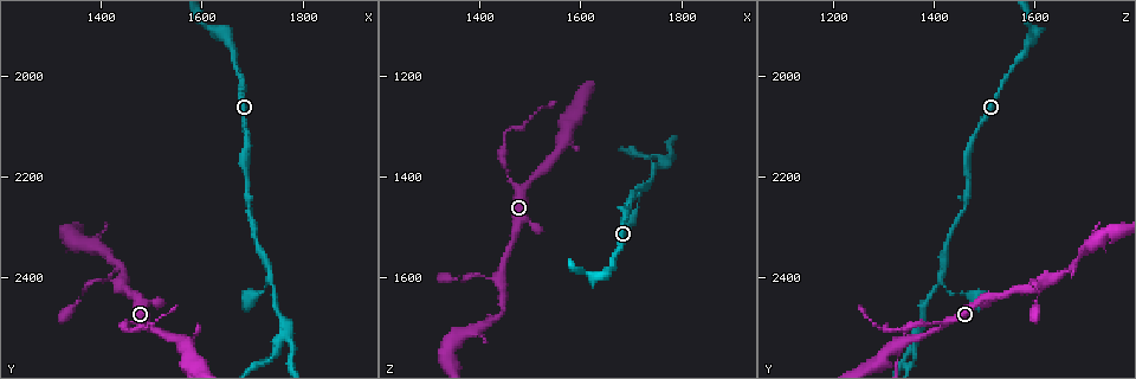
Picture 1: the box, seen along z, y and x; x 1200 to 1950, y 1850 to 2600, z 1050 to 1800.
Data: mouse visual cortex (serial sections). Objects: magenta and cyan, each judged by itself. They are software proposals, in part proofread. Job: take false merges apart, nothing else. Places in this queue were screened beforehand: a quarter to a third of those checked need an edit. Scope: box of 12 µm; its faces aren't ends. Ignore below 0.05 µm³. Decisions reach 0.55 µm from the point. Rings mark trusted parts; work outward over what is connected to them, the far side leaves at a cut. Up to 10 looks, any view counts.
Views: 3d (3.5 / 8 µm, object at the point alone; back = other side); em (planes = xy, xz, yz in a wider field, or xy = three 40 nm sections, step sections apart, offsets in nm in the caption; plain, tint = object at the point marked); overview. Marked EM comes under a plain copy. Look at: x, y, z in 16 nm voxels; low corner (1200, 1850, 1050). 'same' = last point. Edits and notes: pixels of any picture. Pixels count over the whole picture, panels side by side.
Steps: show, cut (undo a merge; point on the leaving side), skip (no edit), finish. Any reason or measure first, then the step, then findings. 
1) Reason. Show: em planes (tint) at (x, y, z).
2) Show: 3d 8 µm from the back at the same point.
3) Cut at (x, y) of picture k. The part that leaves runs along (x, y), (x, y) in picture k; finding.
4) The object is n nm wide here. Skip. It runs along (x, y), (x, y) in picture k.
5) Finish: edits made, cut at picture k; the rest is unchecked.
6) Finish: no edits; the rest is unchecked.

Sharp bend. Show: 3d 3.5 µm at (1575, 2560, 1295).

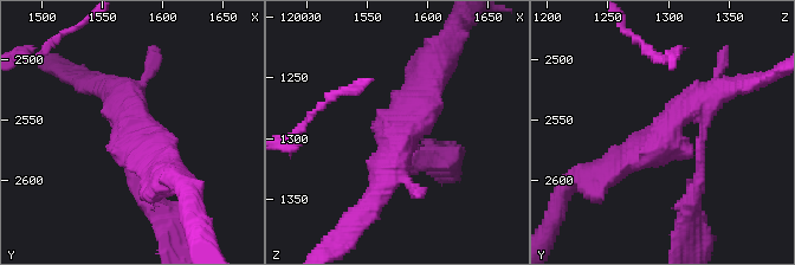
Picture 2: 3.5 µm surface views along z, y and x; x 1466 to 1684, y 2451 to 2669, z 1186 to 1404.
Need the tissue. Show: em xy step 5 (tint) at (1576, 2560, 1298).

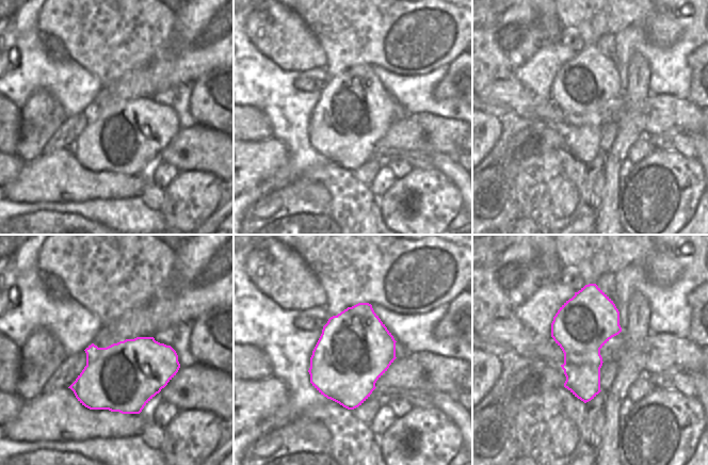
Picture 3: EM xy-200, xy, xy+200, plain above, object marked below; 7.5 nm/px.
Skip. It runs along (721, 88), (609, 175) in picture 2; continuous, no second cell.

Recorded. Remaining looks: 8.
A narrow waist. Show: 3d 8 µm at (1455, 2495, 1400).

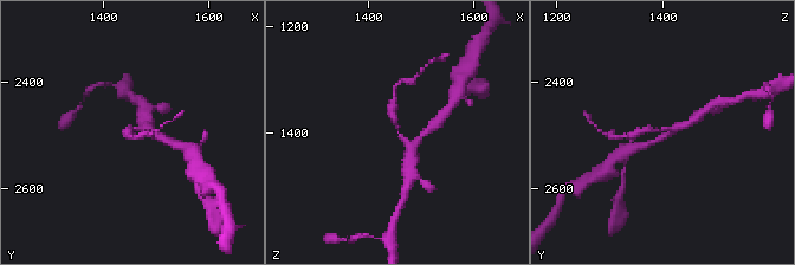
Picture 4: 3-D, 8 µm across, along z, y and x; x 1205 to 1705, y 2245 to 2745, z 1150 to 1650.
Show: 3d 3.5 µm at (1460, 2485, 1395).

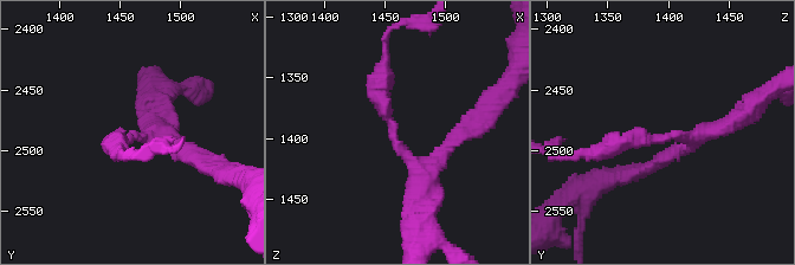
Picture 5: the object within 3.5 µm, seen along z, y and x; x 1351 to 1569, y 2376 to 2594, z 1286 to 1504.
The arms are 250, 250 nm wide; now the EM. Show: em xy step 3 (tint) at (1456, 2490, 1398).

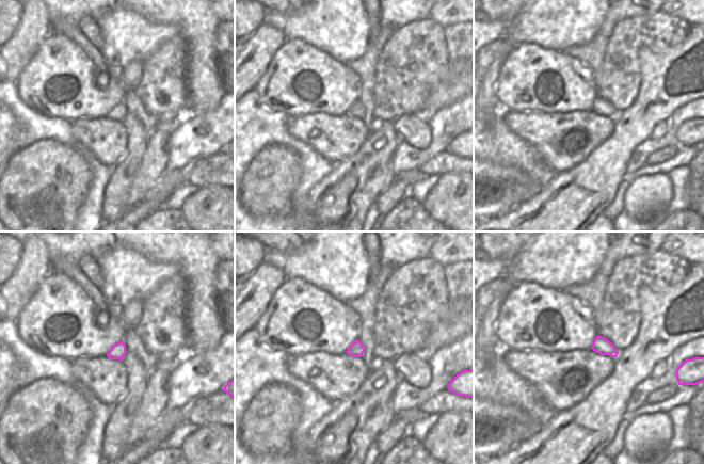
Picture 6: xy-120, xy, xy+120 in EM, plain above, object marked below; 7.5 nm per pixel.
The object is 110 nm wide here. Cut at (380, 98) of picture 5. The part that leaves runs along (393, 140), (379, 97), (389, 31) in picture 5; two cells meet here.

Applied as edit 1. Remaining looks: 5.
Sharp bend. Show: 3d 8 µm from the back at (1740, 2405, 1410).

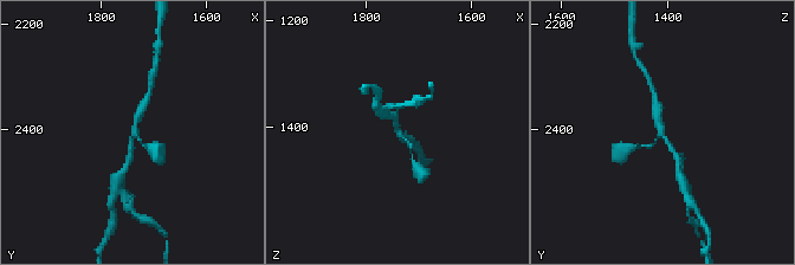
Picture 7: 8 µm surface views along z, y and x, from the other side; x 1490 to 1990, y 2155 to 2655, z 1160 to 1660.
Show: 3d 3.5 µm from the back at (1735, 2410, 1415).

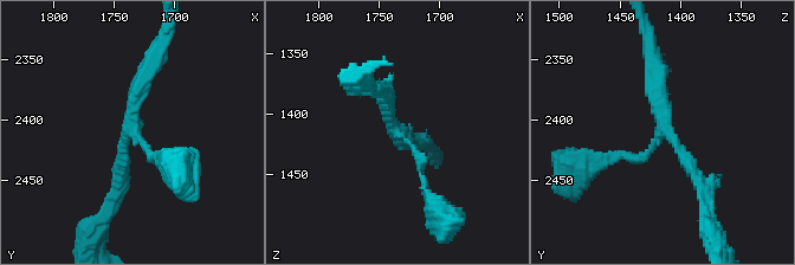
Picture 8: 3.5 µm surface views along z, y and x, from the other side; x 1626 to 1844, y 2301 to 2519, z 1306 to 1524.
3 arms meet here; the arms are 100, 200, 200 nm wide. Show: em xy step 2 (tint) at (1736, 2408, 1414).

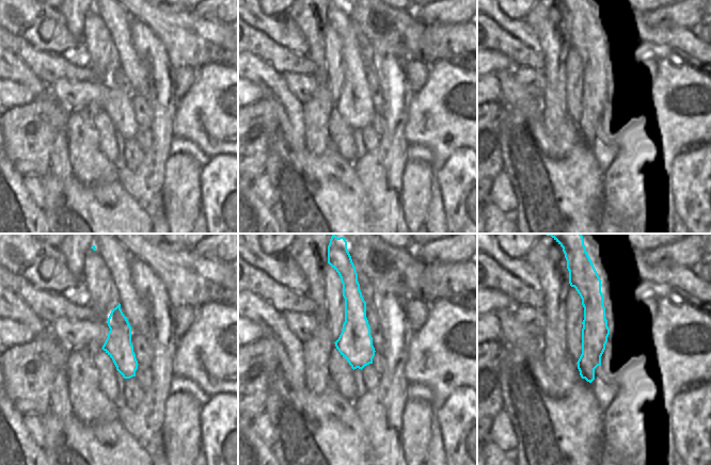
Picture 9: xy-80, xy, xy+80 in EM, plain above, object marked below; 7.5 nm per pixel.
The object is 260 nm wide here. Skip. It runs along (652, 55), (664, 128), (703, 193) in picture 8; all the same cell.

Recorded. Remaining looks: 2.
Three-way junction. Show: 3d 3.5 µm at (1770, 2515, 1365).

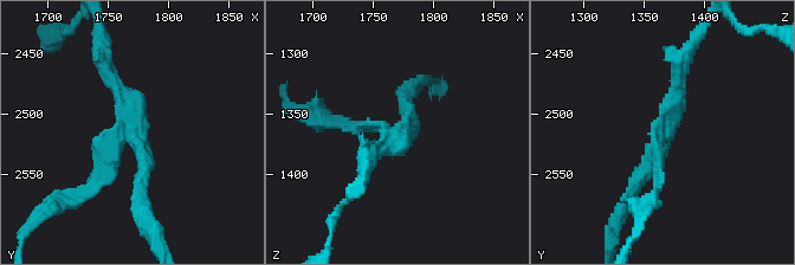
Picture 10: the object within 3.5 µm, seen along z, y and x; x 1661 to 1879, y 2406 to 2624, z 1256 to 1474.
3 arms meet here; the arms are 150, 200, 200 nm wide. Show: em xy step 3 (tint) at (1768, 2514, 1364).

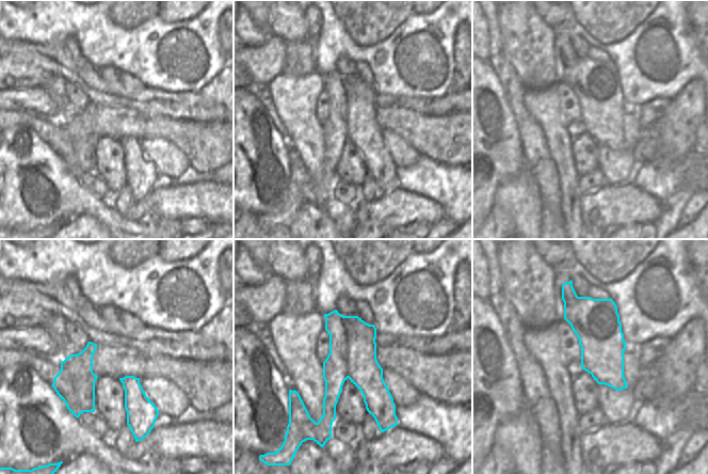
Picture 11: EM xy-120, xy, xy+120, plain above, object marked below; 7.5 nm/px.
Cut at (101, 175) of picture 10. The part that leaves runs along (123, 139), (101, 179), (46, 212) in picture 10; a second cell is stuck on.

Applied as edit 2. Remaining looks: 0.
Finish: edits made, cut at picture 5, cut at picture 10; the rest is unchecked.

